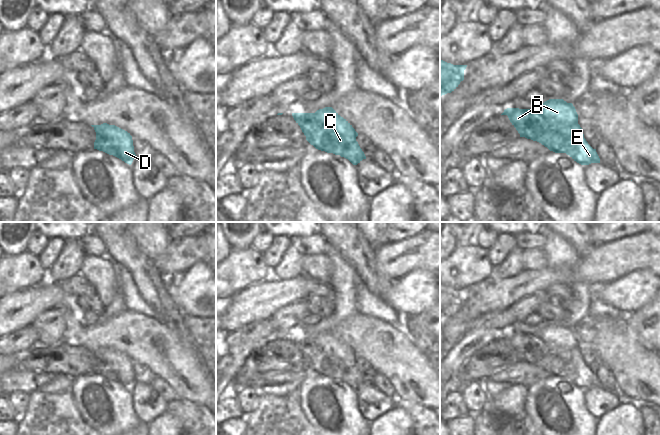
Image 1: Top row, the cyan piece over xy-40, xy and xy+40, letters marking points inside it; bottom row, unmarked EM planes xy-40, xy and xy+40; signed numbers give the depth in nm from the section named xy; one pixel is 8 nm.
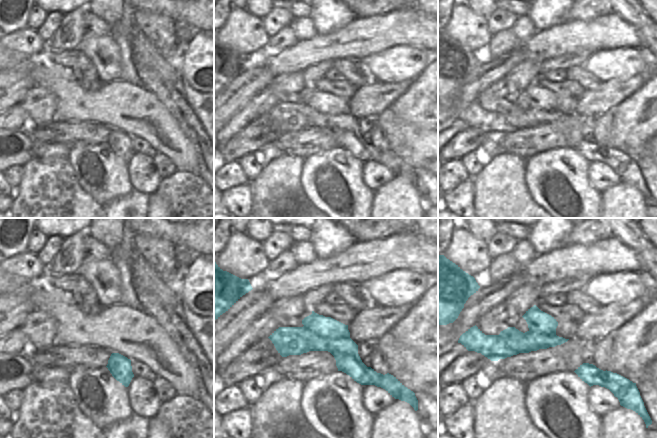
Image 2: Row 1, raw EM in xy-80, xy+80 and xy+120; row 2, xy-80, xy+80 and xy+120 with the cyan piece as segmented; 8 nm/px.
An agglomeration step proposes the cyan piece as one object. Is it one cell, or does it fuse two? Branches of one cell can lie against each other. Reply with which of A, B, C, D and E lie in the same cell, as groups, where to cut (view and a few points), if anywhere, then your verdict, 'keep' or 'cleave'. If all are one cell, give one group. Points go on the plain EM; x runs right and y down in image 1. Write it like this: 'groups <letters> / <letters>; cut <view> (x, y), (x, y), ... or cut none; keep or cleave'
groups A C D / B E; cut xy+40 (537, 335), (549, 344), (564, 351); cleave

